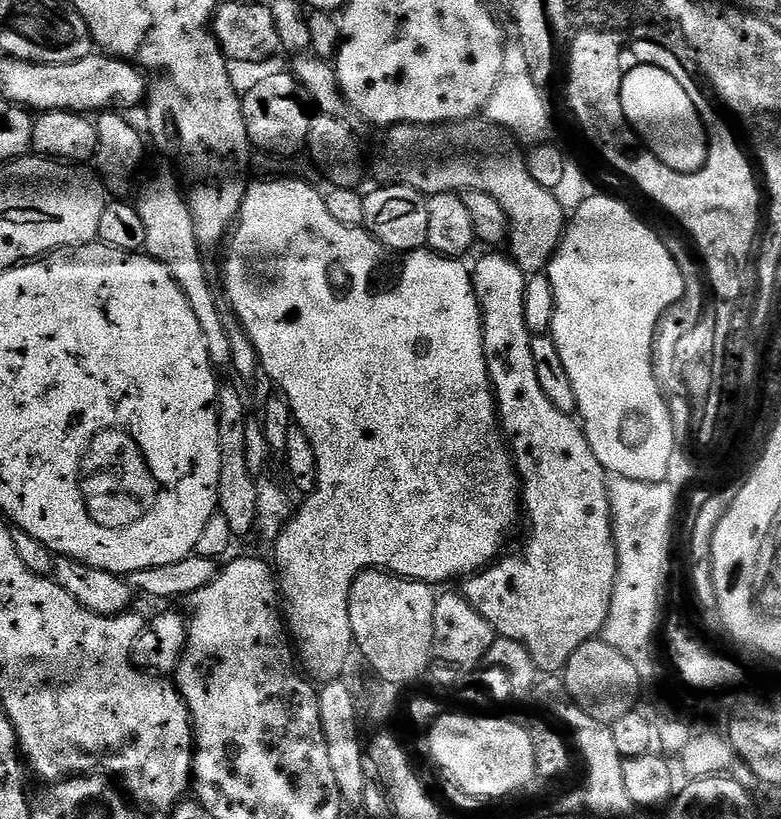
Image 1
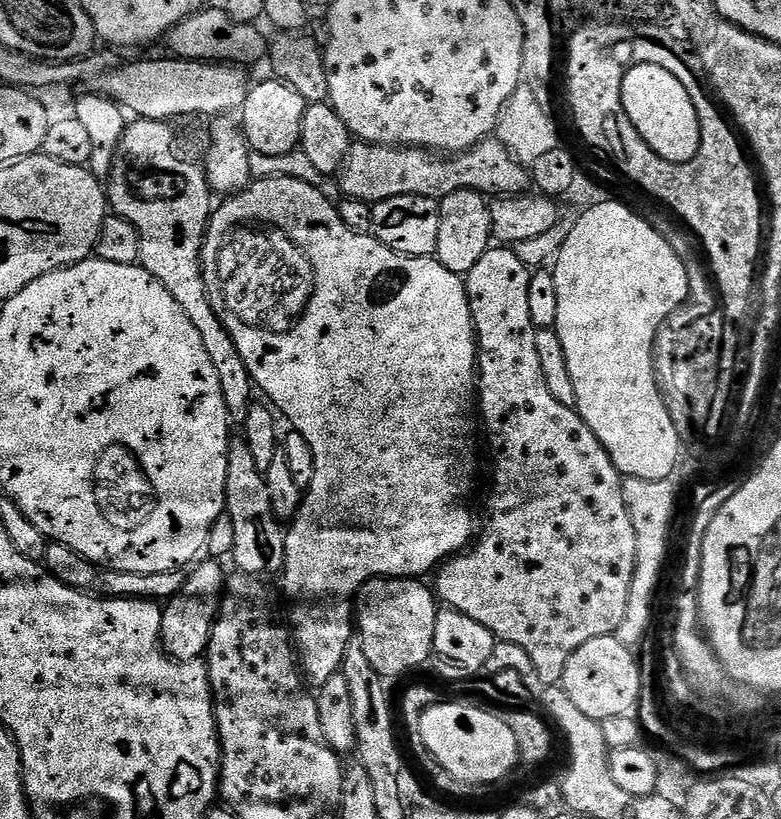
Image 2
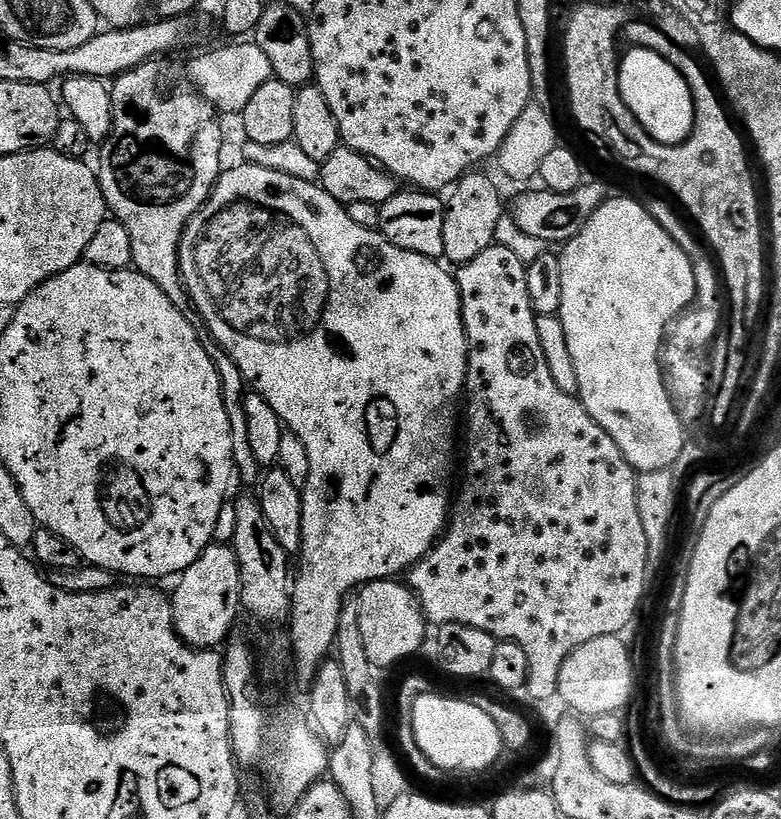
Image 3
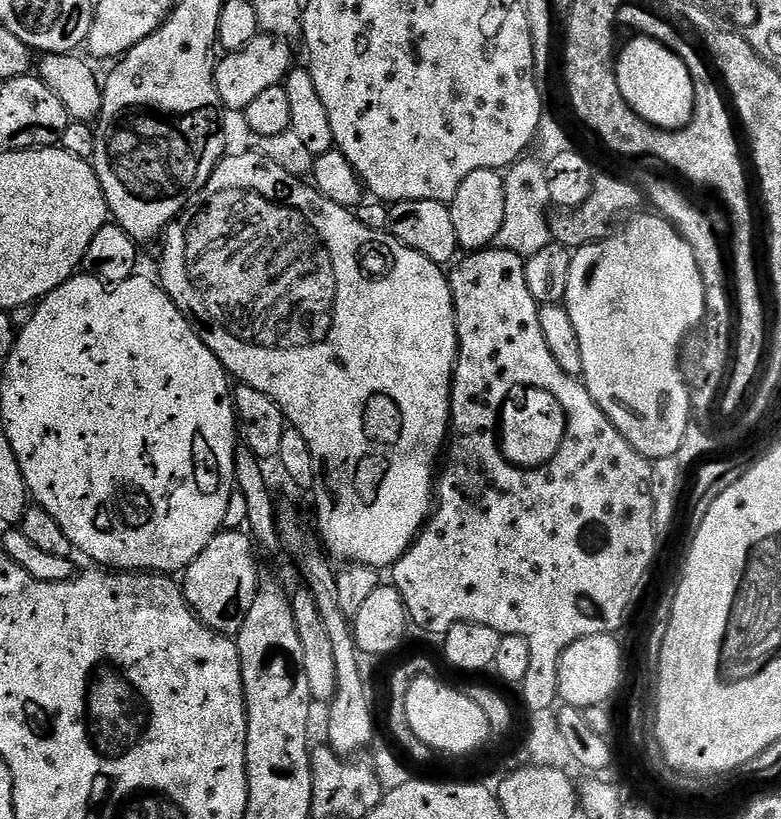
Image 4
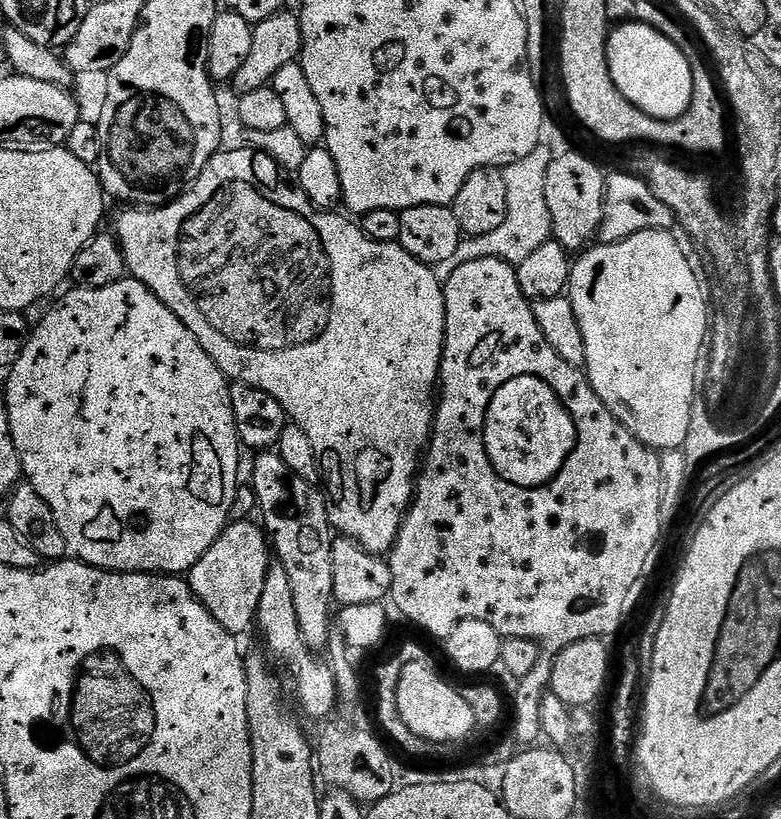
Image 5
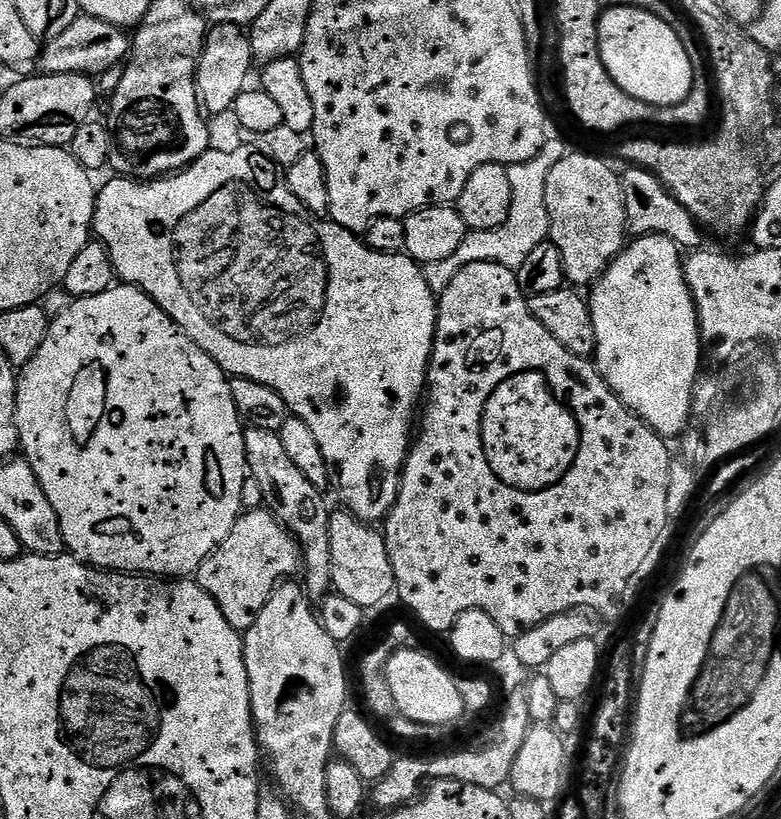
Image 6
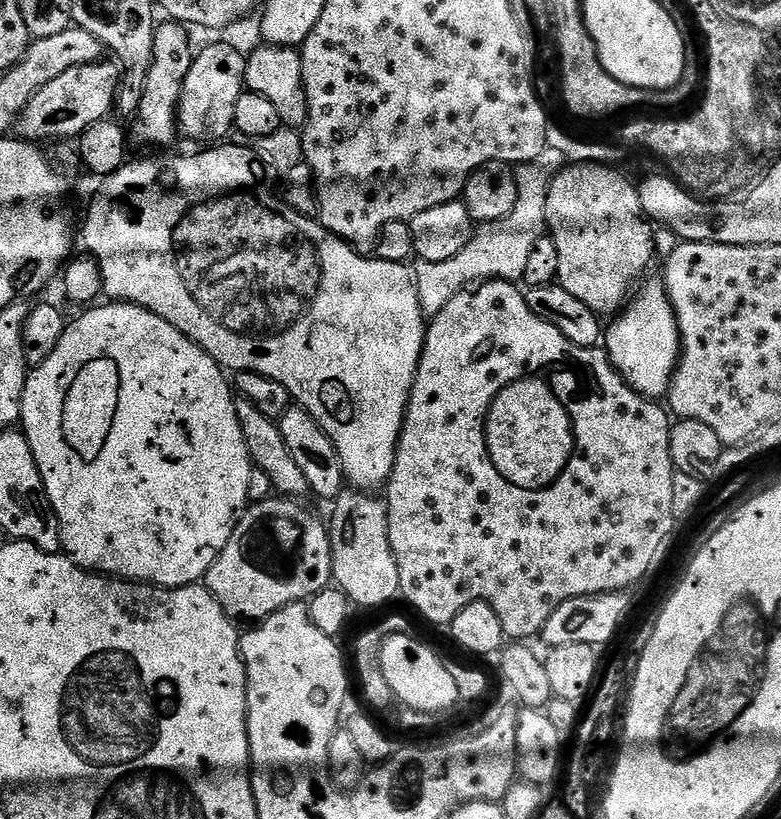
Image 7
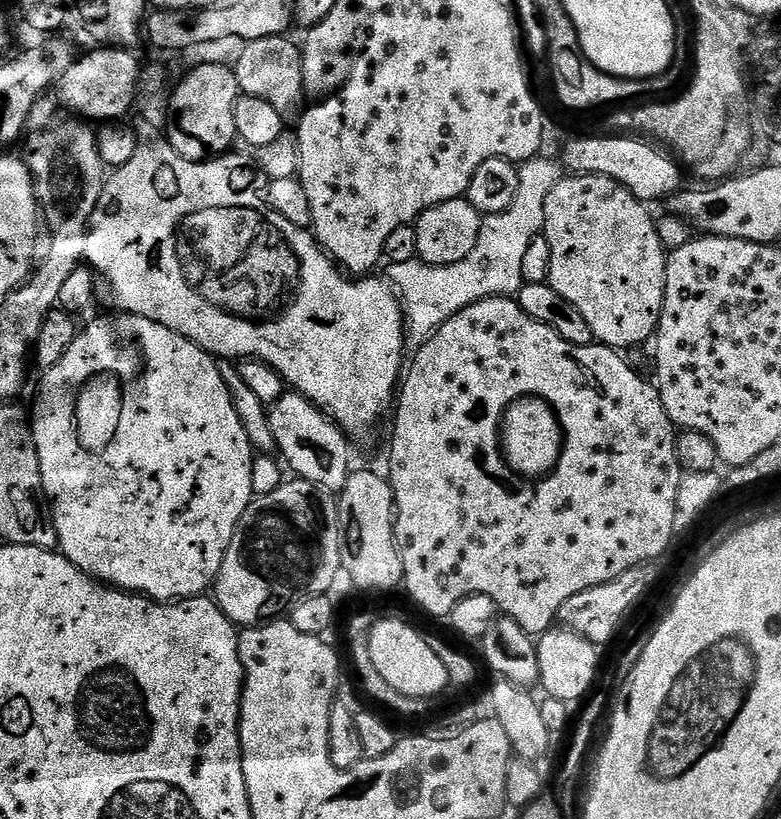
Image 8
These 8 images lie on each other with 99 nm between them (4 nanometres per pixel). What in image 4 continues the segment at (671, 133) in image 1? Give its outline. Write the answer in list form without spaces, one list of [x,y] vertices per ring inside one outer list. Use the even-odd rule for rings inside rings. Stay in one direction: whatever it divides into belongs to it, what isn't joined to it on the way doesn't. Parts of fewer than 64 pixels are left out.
[[[643,34],[632,40],[628,45],[621,47],[616,62],[616,81],[620,87],[622,98],[636,113],[648,124],[656,128],[685,128],[692,120],[692,111],[696,108],[696,84],[694,73],[690,71],[683,58],[677,56],[667,45],[652,39],[648,34]]]

